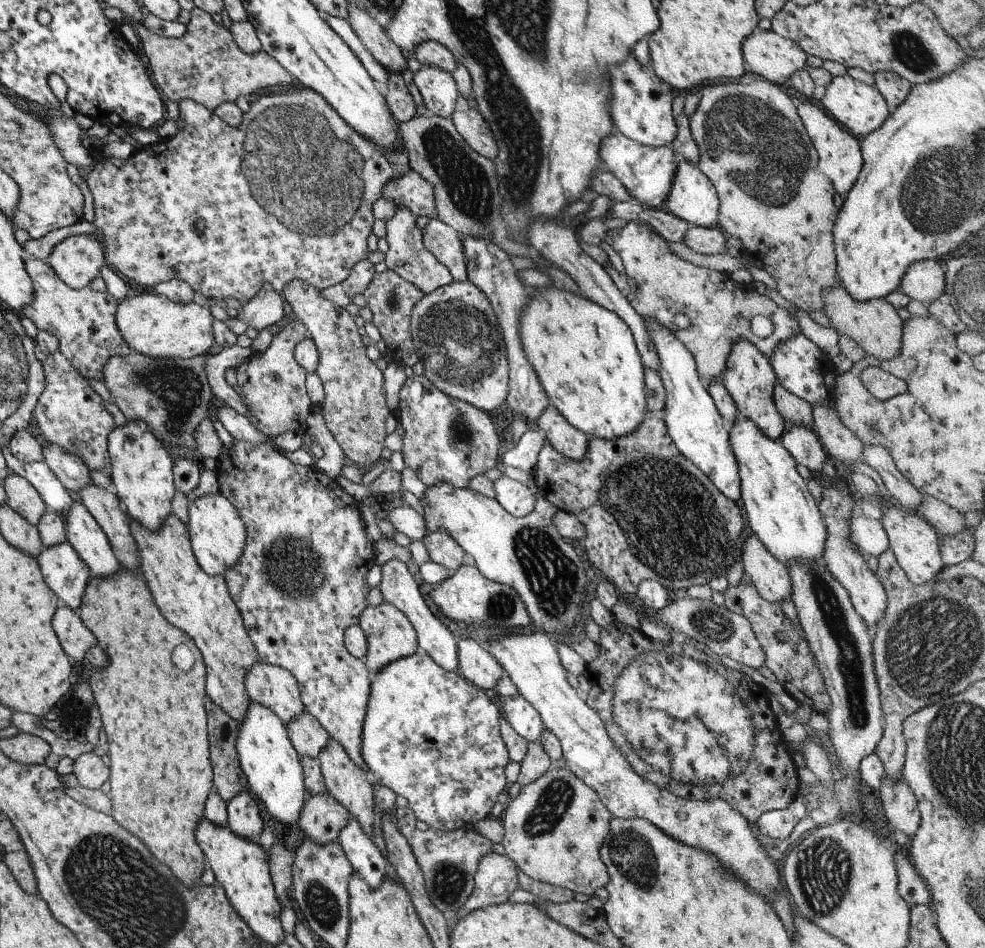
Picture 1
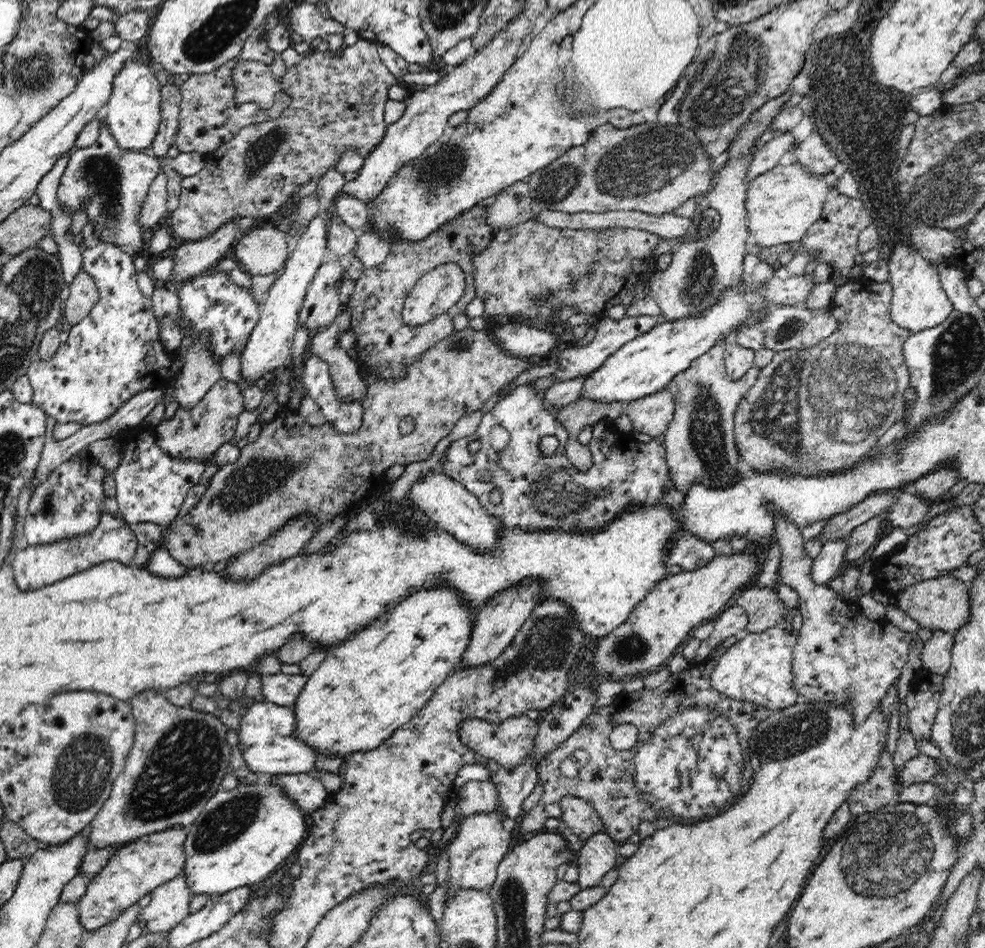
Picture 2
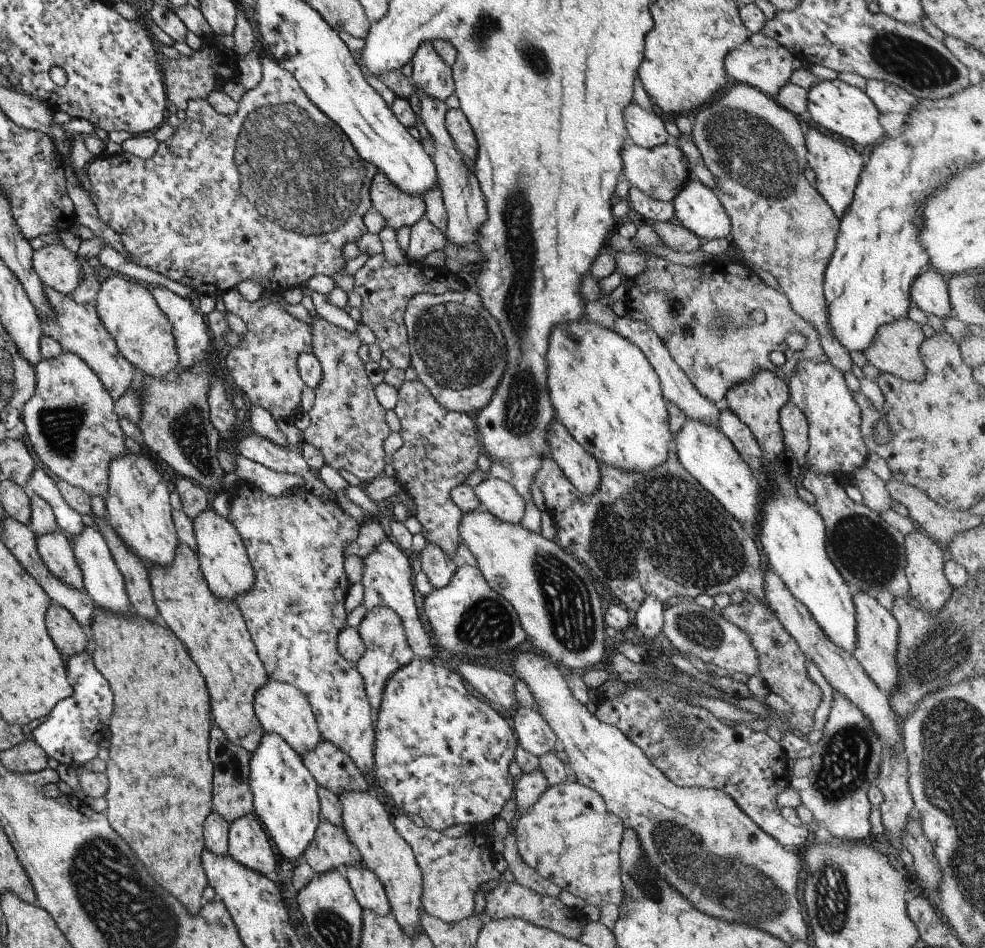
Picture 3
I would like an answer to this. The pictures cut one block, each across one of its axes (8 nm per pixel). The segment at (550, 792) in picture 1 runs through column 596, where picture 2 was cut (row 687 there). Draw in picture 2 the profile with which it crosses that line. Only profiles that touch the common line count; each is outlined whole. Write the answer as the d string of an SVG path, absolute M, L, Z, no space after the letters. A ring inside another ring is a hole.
M769 501L768 510L775 518L774 543L780 547L780 566L778 576L781 583L788 585L793 591L798 593L799 613L804 619L804 625L800 628L800 638L793 650L793 685L799 692L799 700L805 702L815 702L818 700L833 701L833 704L842 704L846 698L852 700L849 706L853 708L853 721L856 724L864 722L876 706L880 706L882 698L890 690L890 684L898 679L906 661L910 643L916 639L916 633L904 632L896 625L874 624L870 620L862 620L860 614L856 614L850 607L850 602L844 602L838 593L830 590L825 584L814 582L811 577L814 568L814 559L808 557L804 551L804 539L802 538L802 527L792 523L782 510L774 507L774 503Z

